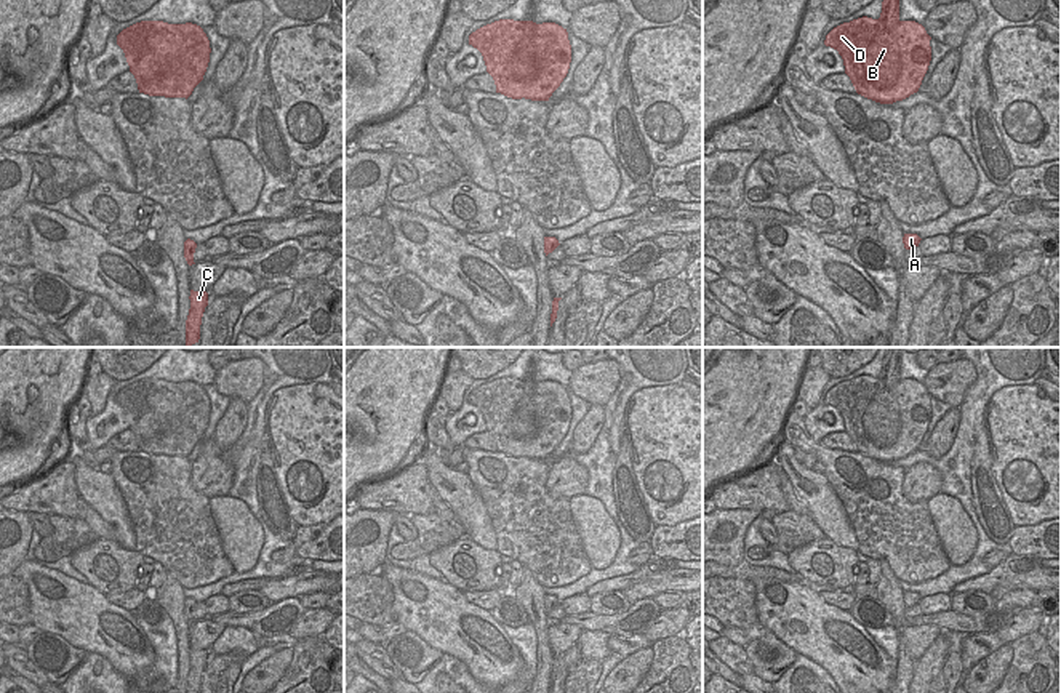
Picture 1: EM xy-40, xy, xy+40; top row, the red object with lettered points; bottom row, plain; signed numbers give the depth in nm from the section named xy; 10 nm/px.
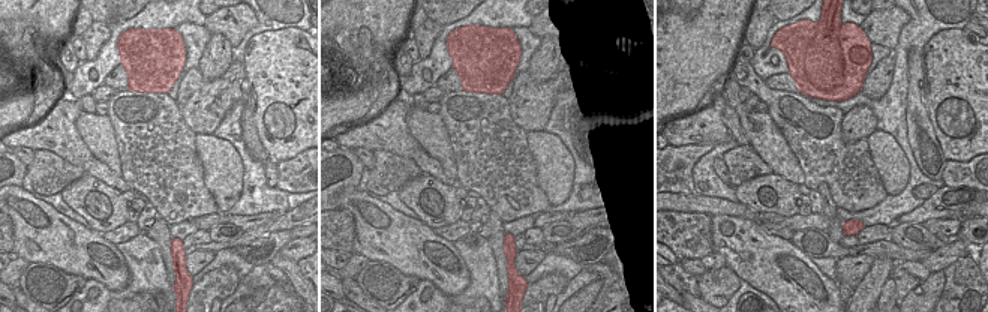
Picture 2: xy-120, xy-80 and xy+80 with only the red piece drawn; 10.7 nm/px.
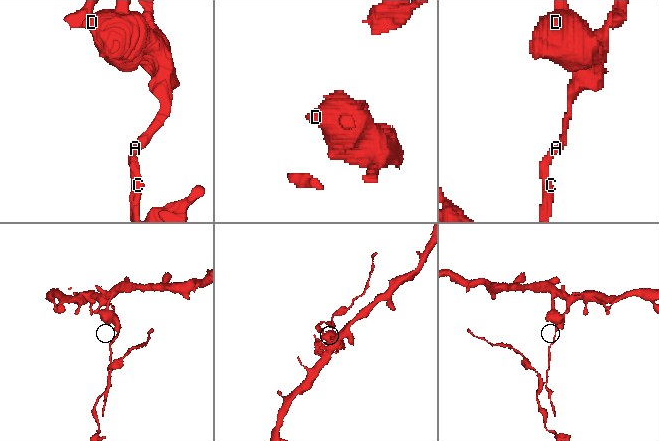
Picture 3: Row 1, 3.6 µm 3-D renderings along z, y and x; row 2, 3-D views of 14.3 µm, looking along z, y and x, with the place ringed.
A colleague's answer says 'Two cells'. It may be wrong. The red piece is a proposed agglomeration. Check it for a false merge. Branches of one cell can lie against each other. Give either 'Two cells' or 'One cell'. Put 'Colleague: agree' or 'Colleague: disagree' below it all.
Two cells
Colleague: agree

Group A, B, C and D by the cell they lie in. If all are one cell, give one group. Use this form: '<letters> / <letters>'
A C D / B

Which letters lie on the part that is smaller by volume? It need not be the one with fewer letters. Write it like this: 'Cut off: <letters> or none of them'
Cut off: A, C, D

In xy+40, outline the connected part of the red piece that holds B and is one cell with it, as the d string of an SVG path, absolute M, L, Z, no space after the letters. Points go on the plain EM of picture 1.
M888 347L882 360L880 389L867 405L863 426L867 439L875 445L888 445L890 437L903 437L903 424L896 389L899 384L901 347Z

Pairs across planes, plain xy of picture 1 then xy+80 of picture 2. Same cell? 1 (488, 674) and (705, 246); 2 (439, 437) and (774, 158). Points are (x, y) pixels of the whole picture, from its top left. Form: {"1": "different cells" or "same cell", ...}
{"1": "different cells", "2": "different cells"}

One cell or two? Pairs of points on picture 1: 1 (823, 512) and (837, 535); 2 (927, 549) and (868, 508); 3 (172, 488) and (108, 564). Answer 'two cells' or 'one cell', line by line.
1: one cell
2: one cell
3: two cells

